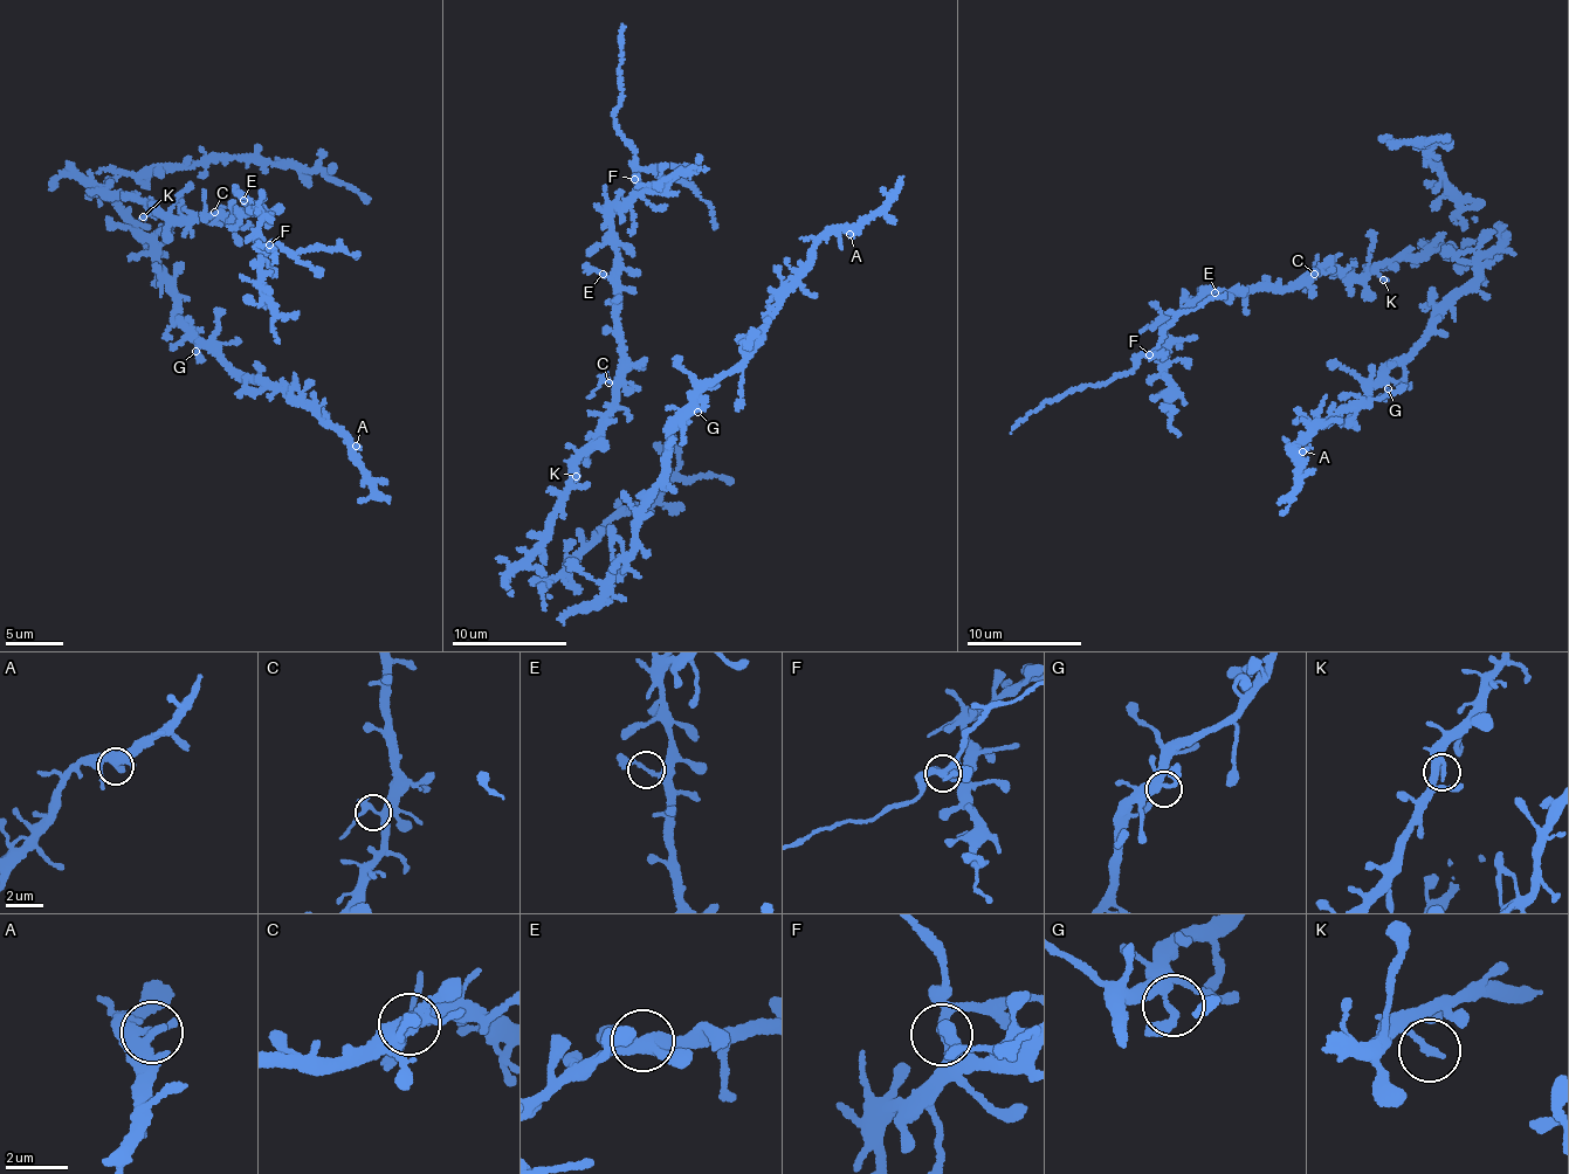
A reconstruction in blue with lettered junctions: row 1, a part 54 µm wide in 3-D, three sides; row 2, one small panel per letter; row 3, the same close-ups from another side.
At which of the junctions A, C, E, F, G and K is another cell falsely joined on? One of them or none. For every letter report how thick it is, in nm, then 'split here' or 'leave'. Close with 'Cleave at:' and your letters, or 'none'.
A: 320 nm | leave
C: 200 nm | leave
E: 200 nm | leave
F: 160 nm | split here
G: 200 nm | leave
K: 240 nm | leave
Cleave at: F

